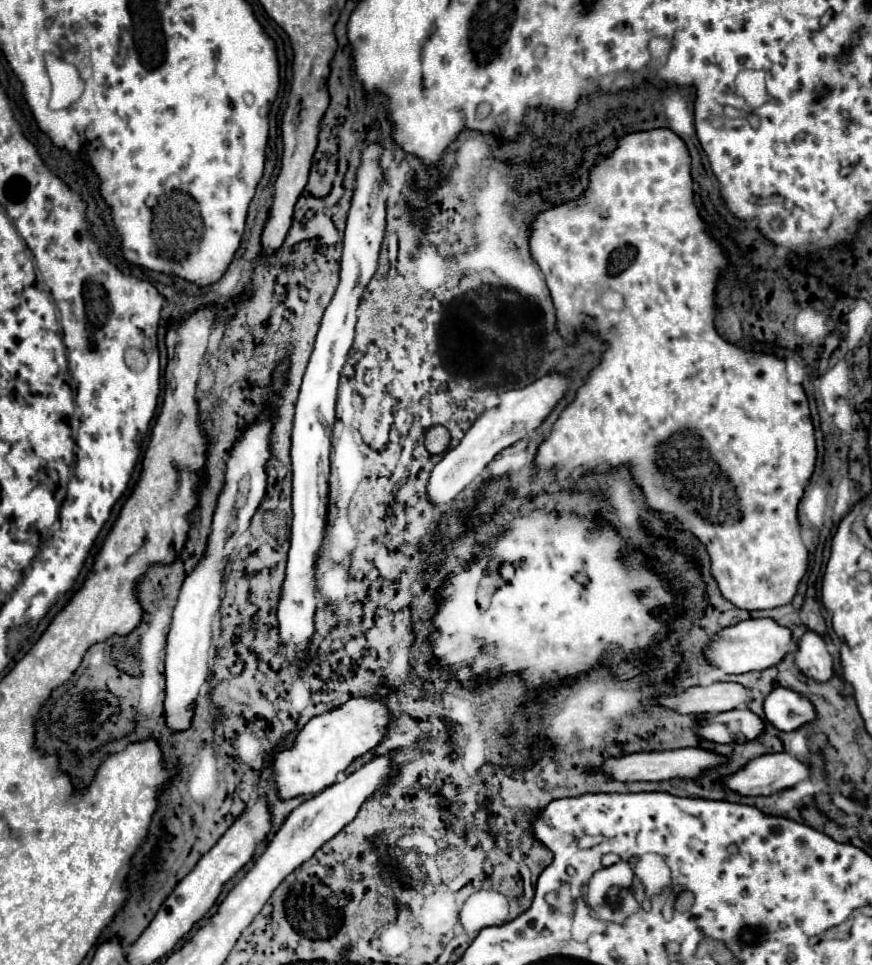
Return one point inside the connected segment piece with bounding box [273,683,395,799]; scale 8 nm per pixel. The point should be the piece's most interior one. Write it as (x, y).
(329, 743)

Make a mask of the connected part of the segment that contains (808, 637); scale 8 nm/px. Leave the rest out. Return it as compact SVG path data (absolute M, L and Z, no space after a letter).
M807 631L795 651L795 665L811 679L815 681L829 681L833 677L833 657L827 653L825 641L821 635Z

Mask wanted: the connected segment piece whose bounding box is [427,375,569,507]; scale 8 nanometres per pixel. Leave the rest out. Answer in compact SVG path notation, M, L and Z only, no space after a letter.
M545 375L543 379L531 383L523 389L501 393L497 407L485 409L475 419L475 423L469 427L469 431L465 433L461 443L455 449L447 451L445 457L435 465L429 485L427 485L429 501L435 503L437 507L451 503L477 477L477 473L487 467L487 463L501 449L513 445L515 441L523 439L527 433L531 433L533 429L537 429L541 425L541 421L551 413L555 403L565 395L567 383L569 381L561 375Z

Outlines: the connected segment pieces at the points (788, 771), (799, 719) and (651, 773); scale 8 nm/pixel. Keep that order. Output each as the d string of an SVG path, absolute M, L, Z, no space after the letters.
M771 753L751 759L737 773L721 777L719 783L739 795L771 795L797 785L809 773L809 767L795 757Z
M777 687L765 697L763 711L765 719L779 731L795 731L815 719L815 707L811 701L785 687Z
M675 749L675 751L653 751L653 753L631 753L621 757L607 757L599 771L607 773L609 777L617 781L665 781L665 779L691 779L691 775L699 775L699 771L705 771L709 767L715 767L723 763L725 759L711 751L699 751L699 749Z

